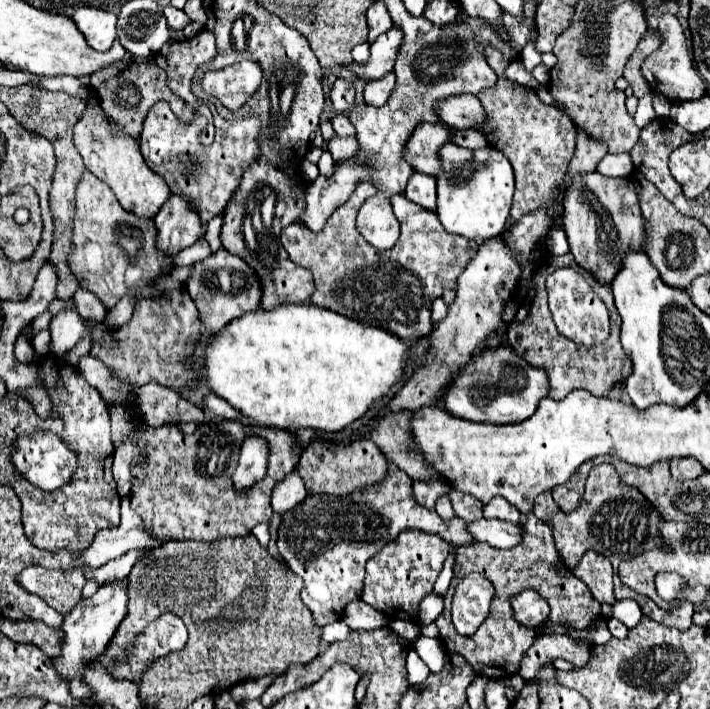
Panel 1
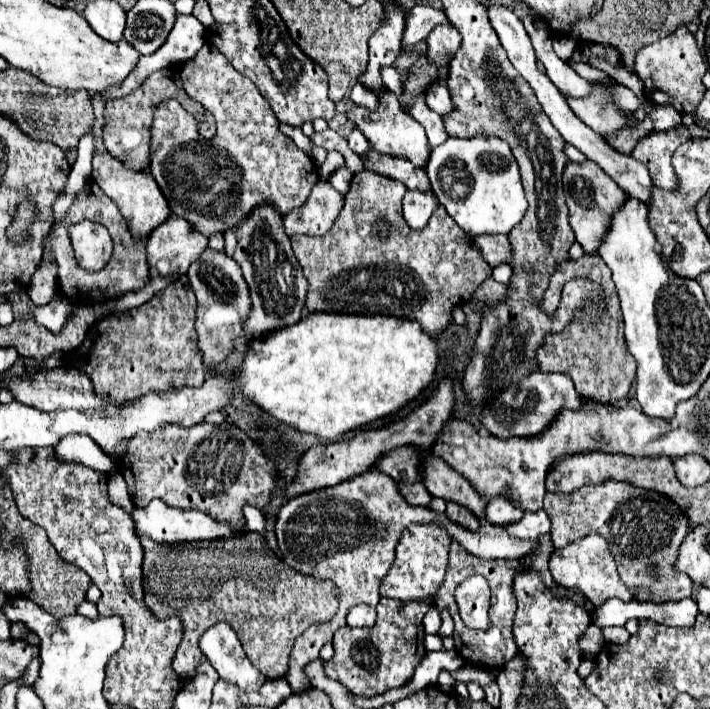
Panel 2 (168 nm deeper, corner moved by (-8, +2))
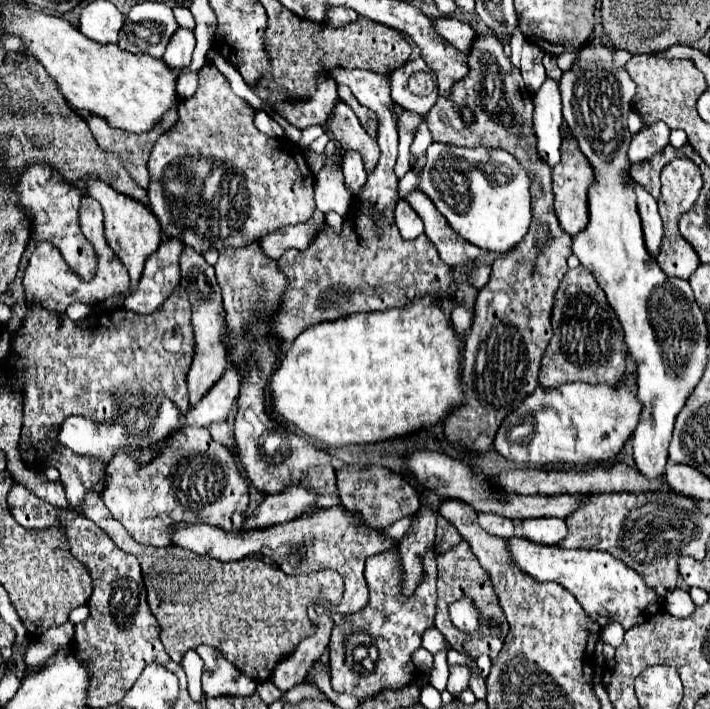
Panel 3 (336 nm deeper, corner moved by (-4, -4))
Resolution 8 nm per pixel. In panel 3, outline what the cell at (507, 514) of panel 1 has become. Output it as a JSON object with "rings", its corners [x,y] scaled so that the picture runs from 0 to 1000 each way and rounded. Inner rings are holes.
{"rings":[[[676,725],[673,739],[693,756],[704,756],[704,759],[724,756],[724,733],[718,731],[699,728],[699,725]]]}

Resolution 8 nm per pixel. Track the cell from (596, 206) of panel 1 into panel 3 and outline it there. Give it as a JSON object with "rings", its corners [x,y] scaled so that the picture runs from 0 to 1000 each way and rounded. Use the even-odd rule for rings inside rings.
{"rings":[[[806,195],[792,197],[792,226],[777,237],[777,251],[780,251],[780,293],[783,305],[792,313],[792,324],[800,327],[803,333],[811,333],[828,319],[831,310],[831,296],[828,296],[828,265],[839,257],[837,254],[837,240],[825,220],[814,212],[811,200]]]}

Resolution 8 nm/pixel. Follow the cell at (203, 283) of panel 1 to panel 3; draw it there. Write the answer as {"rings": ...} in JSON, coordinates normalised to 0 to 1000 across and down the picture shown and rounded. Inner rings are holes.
{"rings":[[[262,350],[262,355],[256,358],[254,367],[254,401],[262,406],[265,417],[268,417],[268,429],[270,429],[270,463],[273,463],[273,505],[270,505],[270,516],[265,525],[265,553],[268,553],[268,570],[273,570],[273,564],[282,564],[296,547],[299,542],[315,528],[318,516],[321,516],[321,496],[315,488],[315,426],[313,426],[313,409],[307,403],[304,395],[304,384],[301,375],[296,375],[285,358],[273,355],[270,350]]]}

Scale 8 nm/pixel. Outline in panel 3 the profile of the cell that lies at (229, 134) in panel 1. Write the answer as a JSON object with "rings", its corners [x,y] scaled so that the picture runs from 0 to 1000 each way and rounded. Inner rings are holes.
{"rings":[[[290,87],[282,96],[279,127],[270,138],[254,144],[251,158],[251,175],[245,175],[220,197],[208,228],[208,288],[237,333],[254,336],[262,347],[285,358],[296,350],[310,353],[321,347],[346,347],[397,319],[431,313],[431,307],[439,305],[442,245],[428,228],[423,206],[400,195],[397,209],[394,197],[369,189],[358,178],[361,155],[344,138],[335,138],[327,130],[324,116],[299,87]]]}

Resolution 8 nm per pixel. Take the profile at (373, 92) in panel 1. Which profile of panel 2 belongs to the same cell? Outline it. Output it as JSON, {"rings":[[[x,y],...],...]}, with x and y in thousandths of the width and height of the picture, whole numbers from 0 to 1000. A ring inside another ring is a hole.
{"rings":[[[552,130],[541,133],[541,138],[535,141],[535,150],[532,150],[530,158],[496,150],[487,158],[487,166],[490,166],[493,175],[499,175],[499,181],[510,183],[510,189],[518,195],[521,206],[527,212],[532,212],[535,217],[569,220],[569,223],[575,223],[589,237],[600,234],[600,226],[603,226],[603,217],[606,217],[606,203],[603,203],[600,186],[597,186],[597,181],[583,166],[577,166],[572,158],[566,158],[566,152],[561,147],[561,138]]]}

